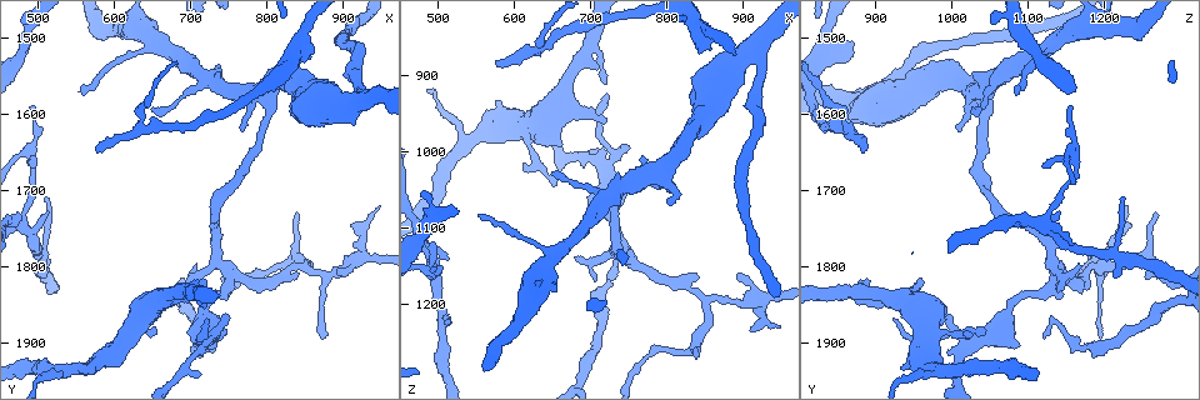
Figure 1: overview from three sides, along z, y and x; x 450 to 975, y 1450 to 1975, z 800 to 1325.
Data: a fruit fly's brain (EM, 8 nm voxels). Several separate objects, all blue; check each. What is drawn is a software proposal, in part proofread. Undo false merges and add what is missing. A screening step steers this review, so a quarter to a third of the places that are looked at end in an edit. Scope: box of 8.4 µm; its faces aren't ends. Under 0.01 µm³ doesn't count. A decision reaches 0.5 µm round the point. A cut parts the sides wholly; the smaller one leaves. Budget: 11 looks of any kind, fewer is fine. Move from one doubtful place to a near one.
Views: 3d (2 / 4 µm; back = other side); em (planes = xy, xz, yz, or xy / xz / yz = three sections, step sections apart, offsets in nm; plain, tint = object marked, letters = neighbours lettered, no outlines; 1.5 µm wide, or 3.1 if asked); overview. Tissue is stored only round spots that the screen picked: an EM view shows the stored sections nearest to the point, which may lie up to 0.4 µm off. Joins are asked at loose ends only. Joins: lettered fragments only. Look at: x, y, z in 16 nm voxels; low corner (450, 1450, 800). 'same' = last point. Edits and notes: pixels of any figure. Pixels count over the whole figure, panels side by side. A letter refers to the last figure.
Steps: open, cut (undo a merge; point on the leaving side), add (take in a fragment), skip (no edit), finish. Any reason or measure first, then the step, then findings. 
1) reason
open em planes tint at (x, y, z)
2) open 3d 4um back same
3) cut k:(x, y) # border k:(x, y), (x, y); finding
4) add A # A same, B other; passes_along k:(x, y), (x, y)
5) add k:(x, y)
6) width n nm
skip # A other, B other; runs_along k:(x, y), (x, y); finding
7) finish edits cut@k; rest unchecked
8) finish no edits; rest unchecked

branch stops here
open 3d 4um at (580, 1650, 885)

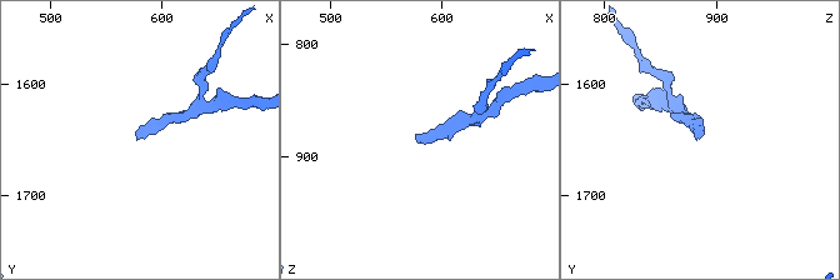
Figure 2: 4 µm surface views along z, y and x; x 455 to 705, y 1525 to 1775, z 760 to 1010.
need the tissue
open em planes letters at (576, 1648, 882)

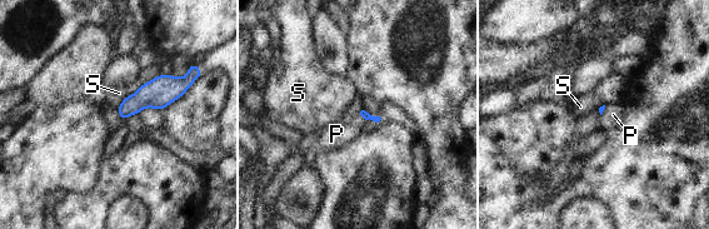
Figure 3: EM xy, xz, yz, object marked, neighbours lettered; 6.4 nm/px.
add P # P same, S other; passes_along 3:(363, 113), (363, 117), (336, 134); the cell continues

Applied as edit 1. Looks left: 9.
arms part here
open 3d 4um at (490, 1660, 1165)

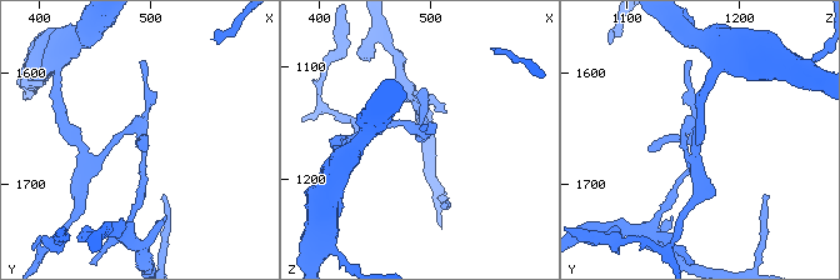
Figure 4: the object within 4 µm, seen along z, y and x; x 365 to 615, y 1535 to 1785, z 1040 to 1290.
shape alone is not enough
open em xz step 8 tint at (490, 1660, 1160)

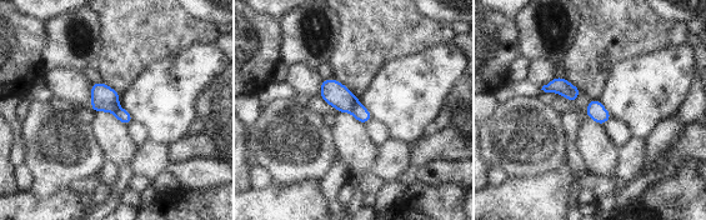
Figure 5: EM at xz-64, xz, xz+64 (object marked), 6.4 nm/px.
open em planes letters same

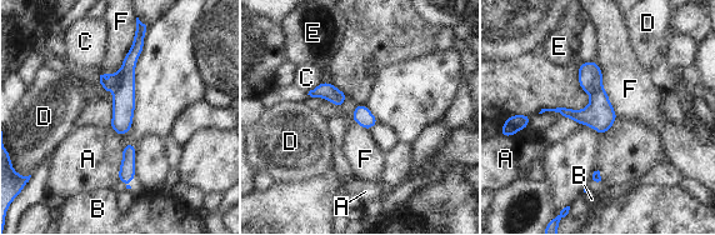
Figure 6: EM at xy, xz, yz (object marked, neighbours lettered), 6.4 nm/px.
cut 6:(113, 85) # A other, B other, C other, D other, E other, F other; border 6:(121, 70), (119, 86), (115, 93); two cells meet here

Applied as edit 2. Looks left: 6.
see it whole again
open overview

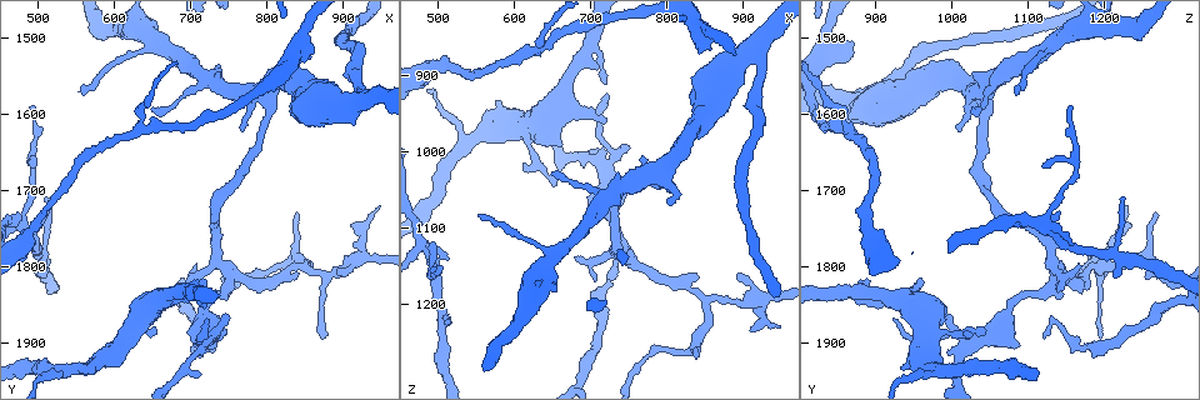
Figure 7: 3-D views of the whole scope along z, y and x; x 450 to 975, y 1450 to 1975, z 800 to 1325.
three-way junction
open em planes tint at (655, 1500, 1130)

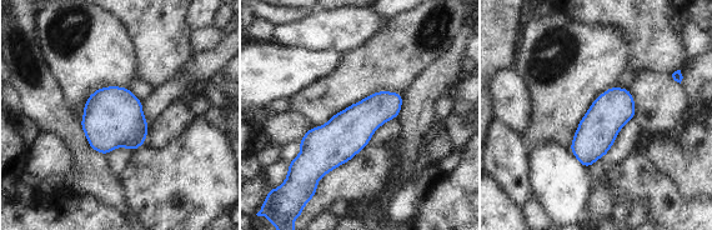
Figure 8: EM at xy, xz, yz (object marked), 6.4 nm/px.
open em planes letters same

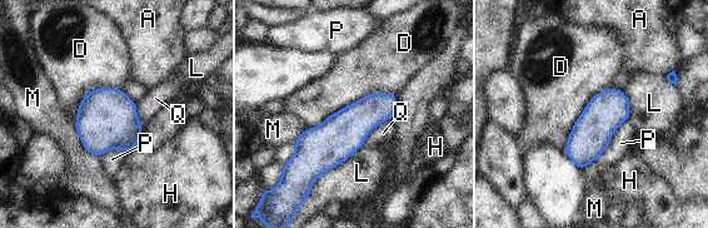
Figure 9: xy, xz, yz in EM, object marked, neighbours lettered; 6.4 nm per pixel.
longest_contact D 600 nm
skip # A other, D other, H other, L other, M other, P other, Q other; border 9:(395, 94), (365, 94), (307, 129); all the same cell

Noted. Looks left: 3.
an open end
open 3d 4um at (745, 1865, 990)

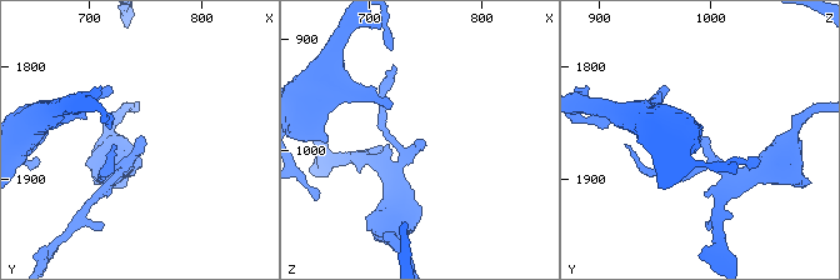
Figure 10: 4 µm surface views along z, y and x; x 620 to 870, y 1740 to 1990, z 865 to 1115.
now the EM
open em yz step 4 tint at (750, 1860, 988)

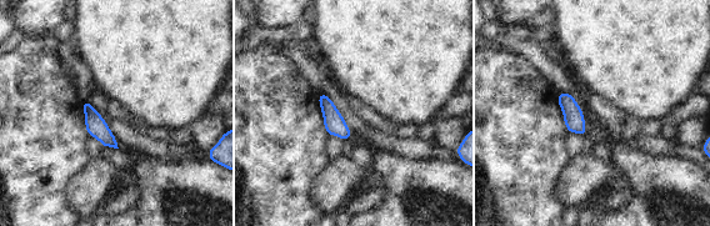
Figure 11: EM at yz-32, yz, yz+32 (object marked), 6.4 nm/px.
another direction
open em xz step 4 letters same

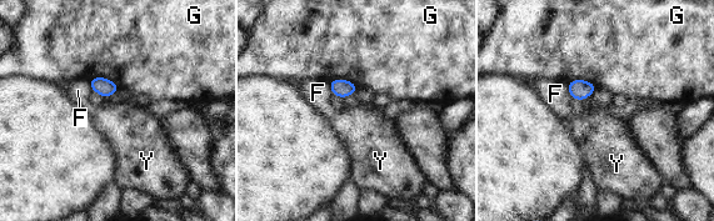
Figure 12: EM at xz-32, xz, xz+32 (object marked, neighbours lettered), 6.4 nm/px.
skip # F other, G other, Y other; border 12:(89, 79), (104, 76), (120, 89); no lettered fragment goes on from it

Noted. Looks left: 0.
finish edits add@3, cut@6; rest unchecked

